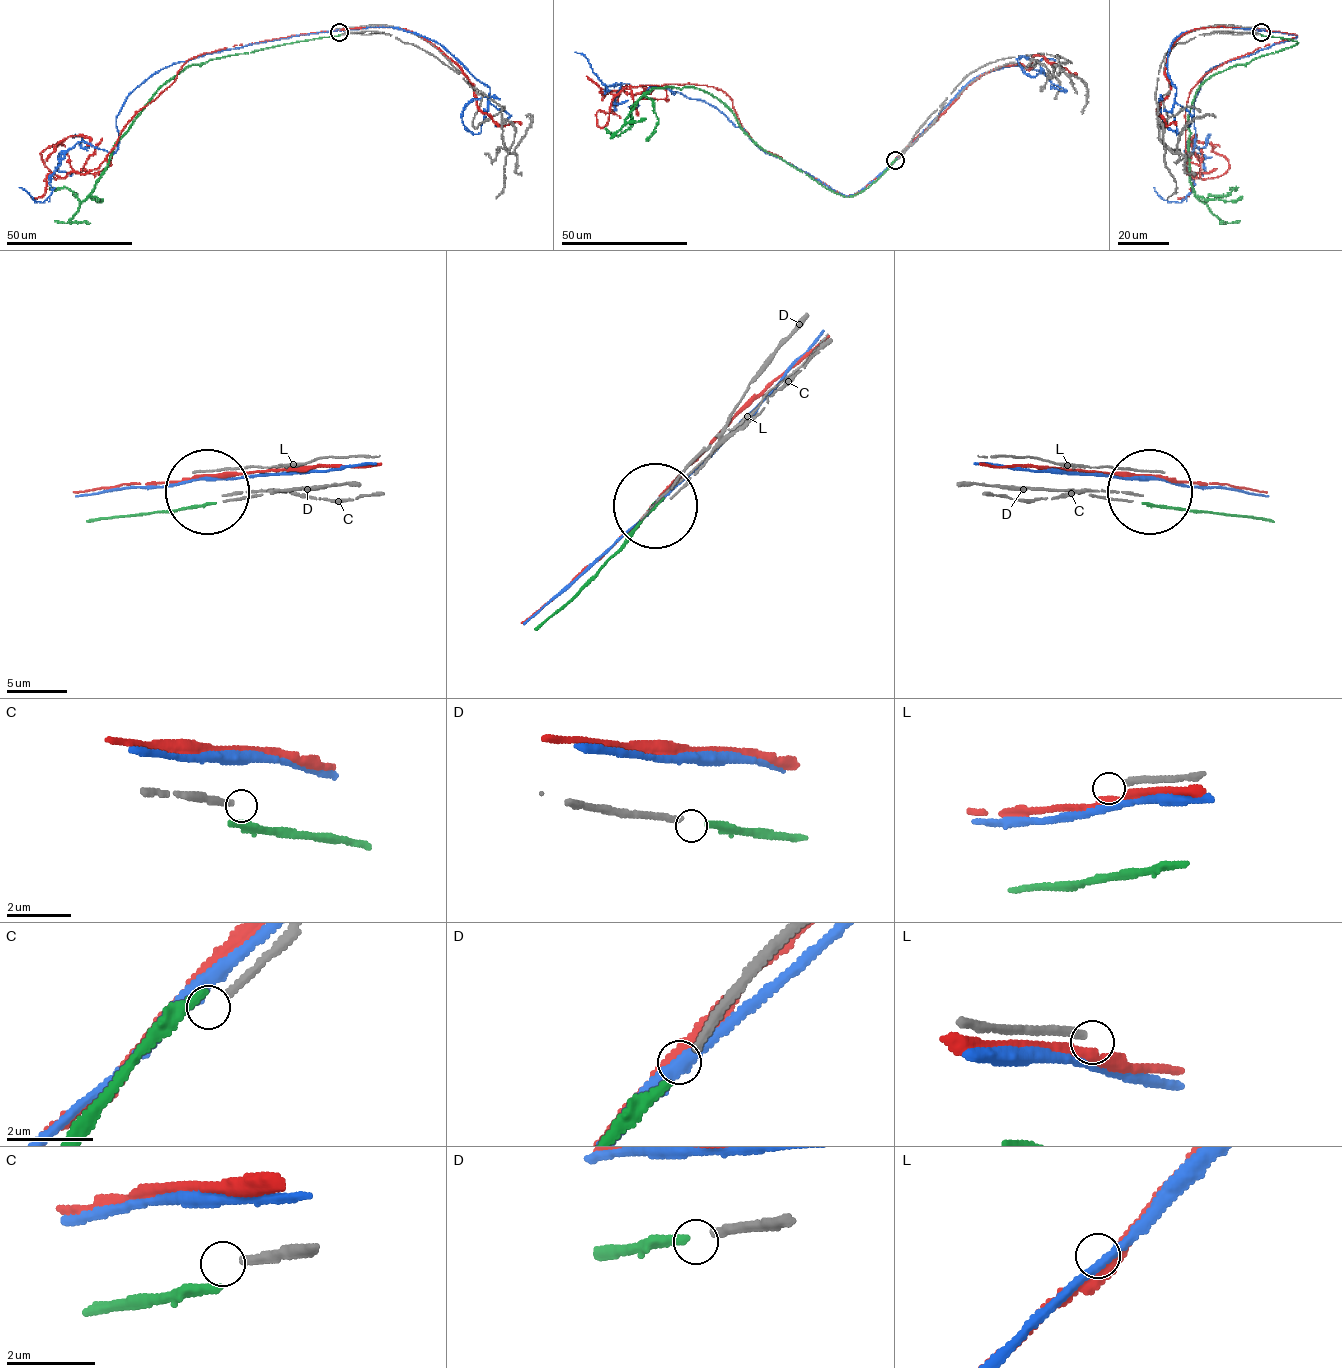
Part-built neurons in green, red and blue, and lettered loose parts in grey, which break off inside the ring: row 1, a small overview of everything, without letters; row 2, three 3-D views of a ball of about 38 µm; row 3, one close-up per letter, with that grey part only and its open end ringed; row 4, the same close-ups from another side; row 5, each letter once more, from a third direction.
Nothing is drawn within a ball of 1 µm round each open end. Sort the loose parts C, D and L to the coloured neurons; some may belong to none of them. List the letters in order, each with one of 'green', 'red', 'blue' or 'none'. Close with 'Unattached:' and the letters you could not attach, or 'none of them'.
C: none
D: green
L: none
Unattached: C, L

